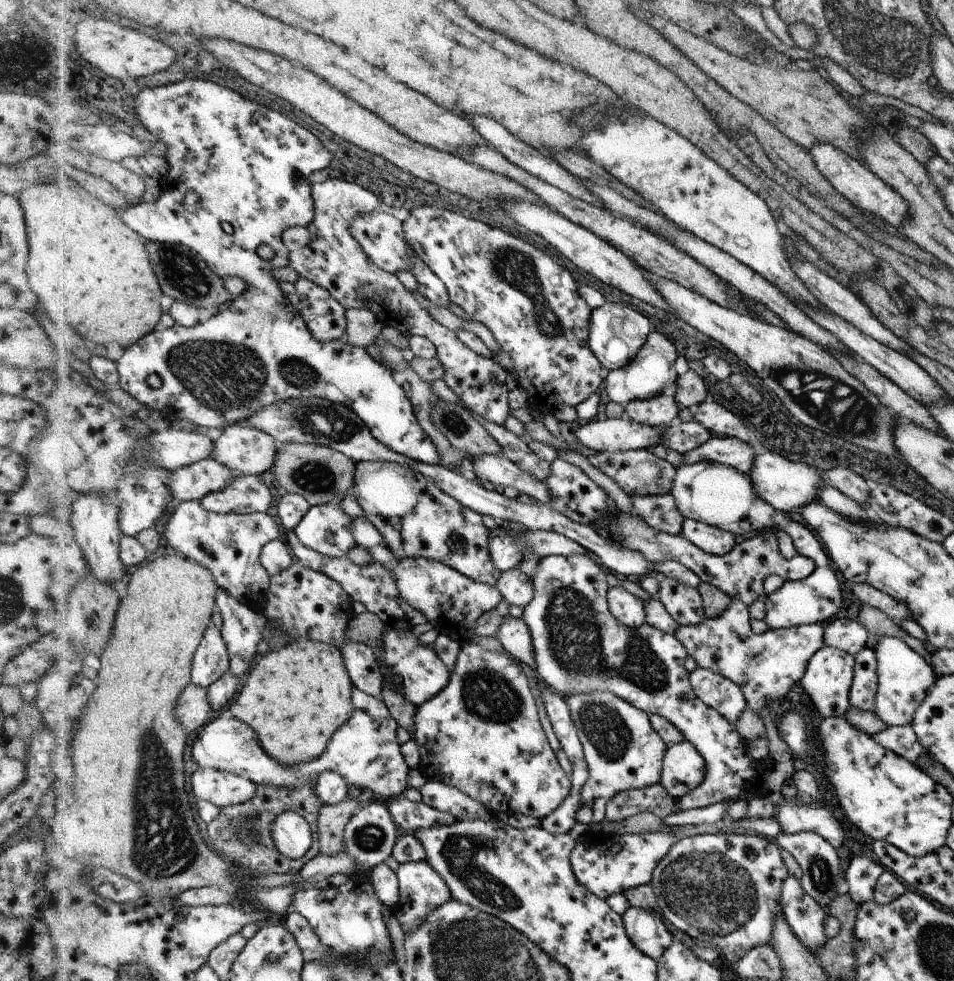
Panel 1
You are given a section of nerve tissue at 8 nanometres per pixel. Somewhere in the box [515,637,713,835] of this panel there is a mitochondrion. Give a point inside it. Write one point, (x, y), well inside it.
(607, 730)

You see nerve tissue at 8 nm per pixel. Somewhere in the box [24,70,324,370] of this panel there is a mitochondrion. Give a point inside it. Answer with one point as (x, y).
(181, 271)

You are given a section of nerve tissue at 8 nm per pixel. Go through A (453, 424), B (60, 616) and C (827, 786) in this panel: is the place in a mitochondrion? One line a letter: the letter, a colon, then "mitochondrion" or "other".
A: mitochondrion
B: other
C: other

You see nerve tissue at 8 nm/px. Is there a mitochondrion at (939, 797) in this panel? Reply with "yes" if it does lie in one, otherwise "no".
no

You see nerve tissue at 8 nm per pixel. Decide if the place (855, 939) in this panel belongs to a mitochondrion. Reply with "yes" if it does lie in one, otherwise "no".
no

